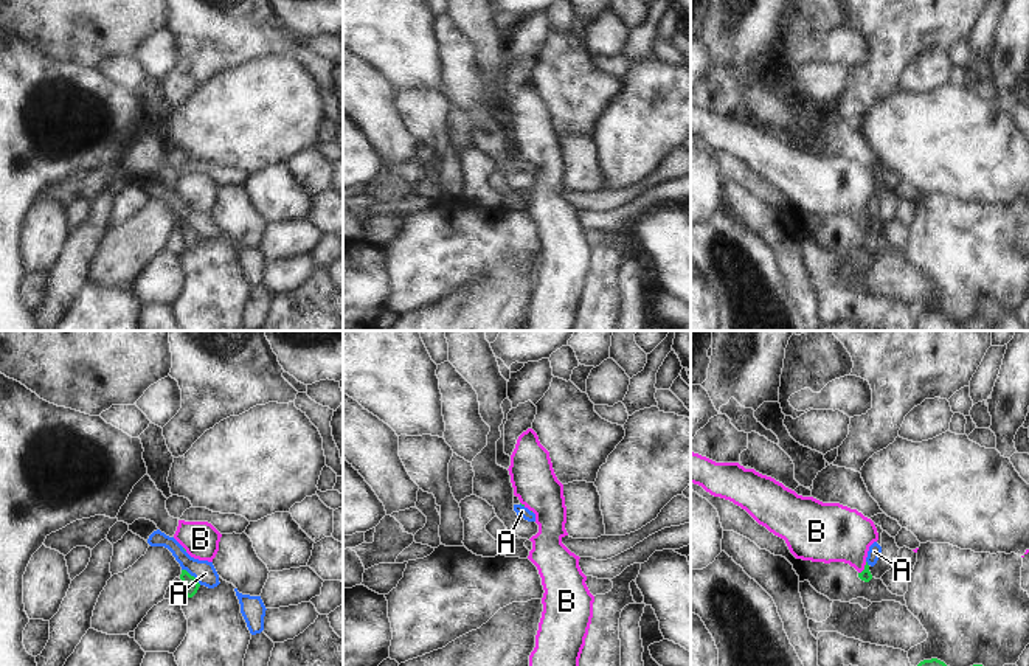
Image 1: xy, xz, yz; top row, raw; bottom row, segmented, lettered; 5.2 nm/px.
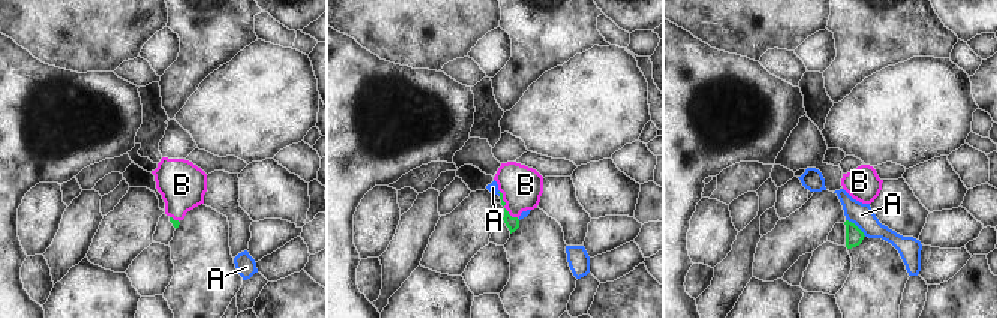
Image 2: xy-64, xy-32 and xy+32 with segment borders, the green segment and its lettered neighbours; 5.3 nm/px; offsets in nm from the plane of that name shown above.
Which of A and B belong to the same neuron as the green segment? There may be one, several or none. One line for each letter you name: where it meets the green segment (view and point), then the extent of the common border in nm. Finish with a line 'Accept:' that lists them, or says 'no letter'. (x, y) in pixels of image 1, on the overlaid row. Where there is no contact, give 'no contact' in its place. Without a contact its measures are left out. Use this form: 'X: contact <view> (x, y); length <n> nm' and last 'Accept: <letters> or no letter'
B: contact yz (865, 568); length 80 nm
Accept: B

